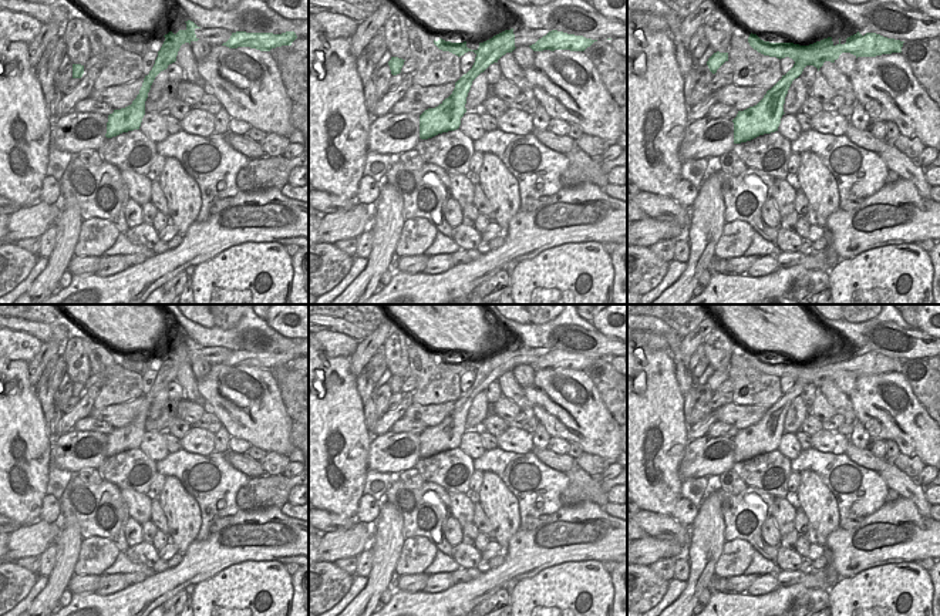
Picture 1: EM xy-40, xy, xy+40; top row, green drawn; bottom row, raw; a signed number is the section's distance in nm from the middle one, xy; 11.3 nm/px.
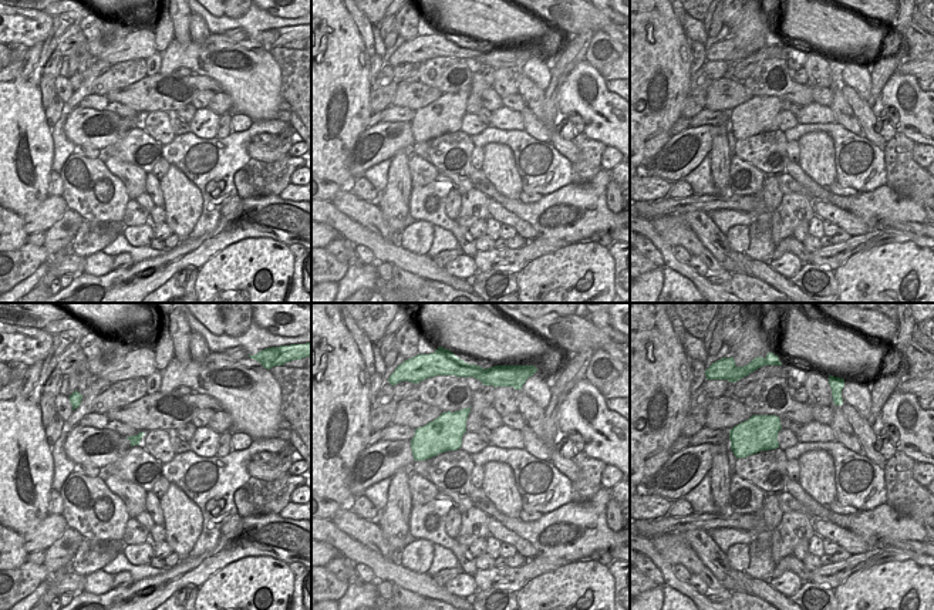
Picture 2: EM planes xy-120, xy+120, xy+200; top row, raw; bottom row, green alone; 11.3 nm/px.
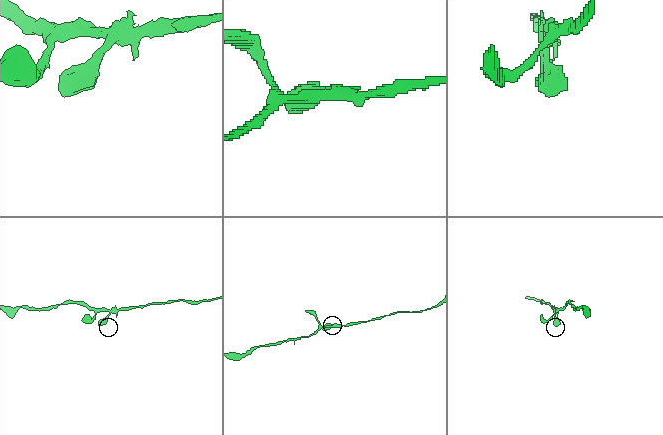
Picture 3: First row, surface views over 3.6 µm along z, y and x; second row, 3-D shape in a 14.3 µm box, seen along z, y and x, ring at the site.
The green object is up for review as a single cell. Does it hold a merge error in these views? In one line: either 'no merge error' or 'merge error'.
merge error

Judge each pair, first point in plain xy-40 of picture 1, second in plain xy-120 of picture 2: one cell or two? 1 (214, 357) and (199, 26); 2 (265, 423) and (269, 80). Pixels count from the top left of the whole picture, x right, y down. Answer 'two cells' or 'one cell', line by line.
1: two cells
2: one cell

